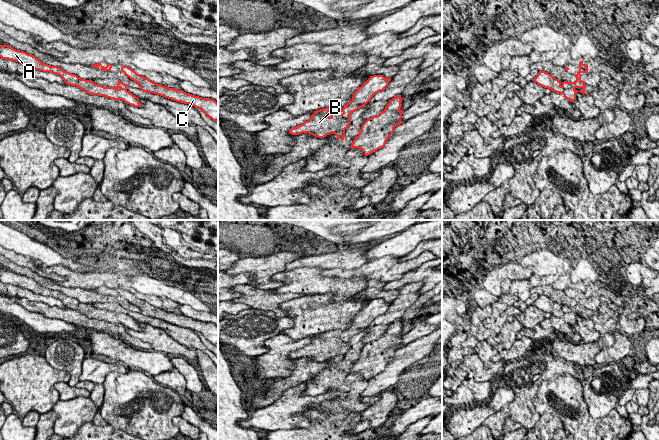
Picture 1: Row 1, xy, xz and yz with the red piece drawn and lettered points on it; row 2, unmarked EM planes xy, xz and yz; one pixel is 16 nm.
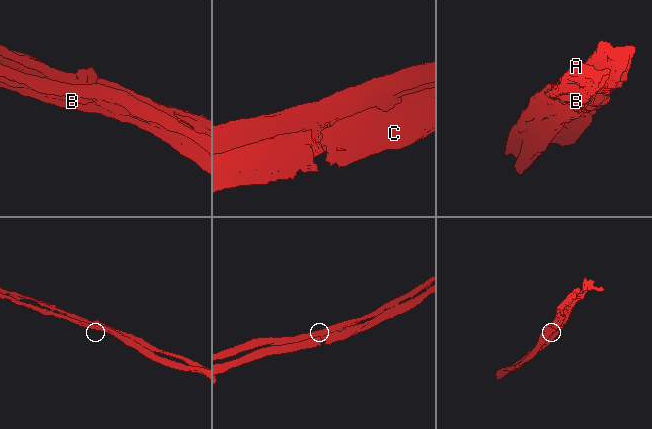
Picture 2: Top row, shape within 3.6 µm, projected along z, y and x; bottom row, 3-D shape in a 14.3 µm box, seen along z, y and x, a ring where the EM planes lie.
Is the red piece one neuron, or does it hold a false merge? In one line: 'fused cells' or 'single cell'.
fused cells

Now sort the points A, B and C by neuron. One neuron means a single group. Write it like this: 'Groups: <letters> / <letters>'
Groups: A B / C

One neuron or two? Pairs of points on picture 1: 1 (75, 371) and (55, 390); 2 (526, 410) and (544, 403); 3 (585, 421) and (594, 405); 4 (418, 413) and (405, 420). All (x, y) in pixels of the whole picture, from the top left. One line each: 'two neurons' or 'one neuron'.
1: two neurons
2: two neurons
3: two neurons
4: one neuron

